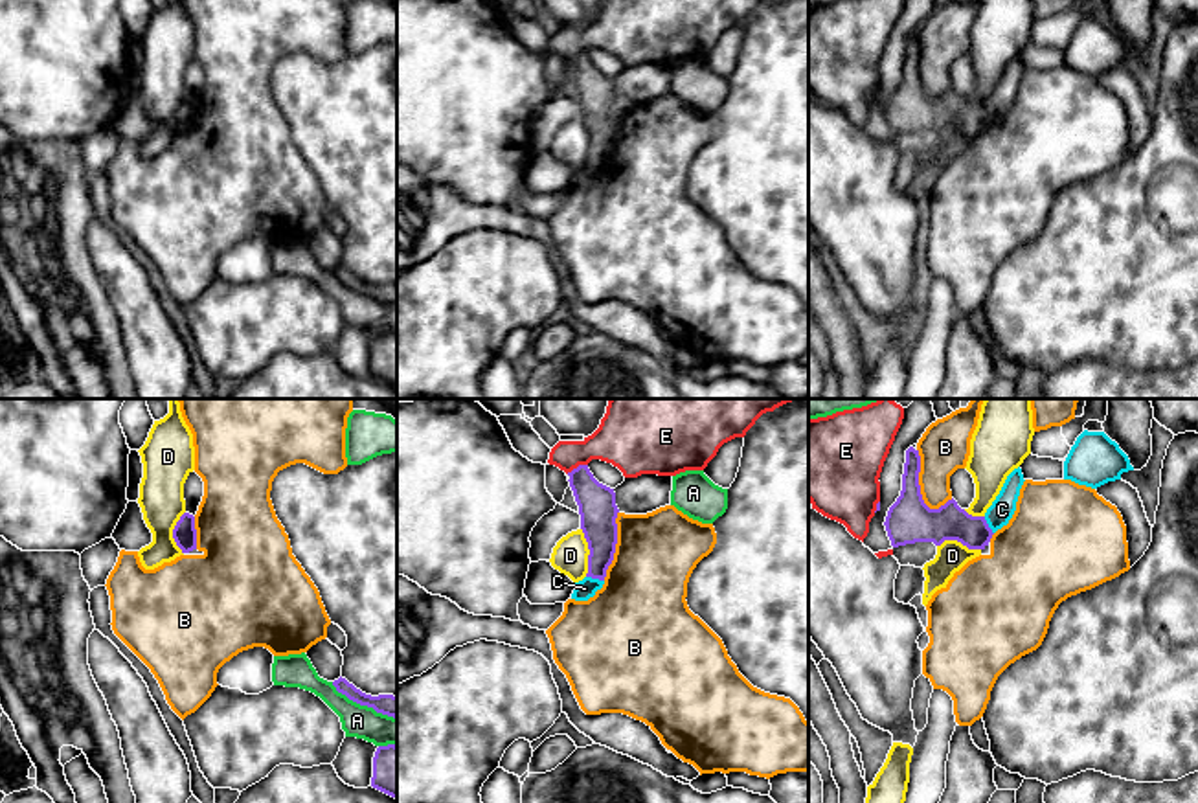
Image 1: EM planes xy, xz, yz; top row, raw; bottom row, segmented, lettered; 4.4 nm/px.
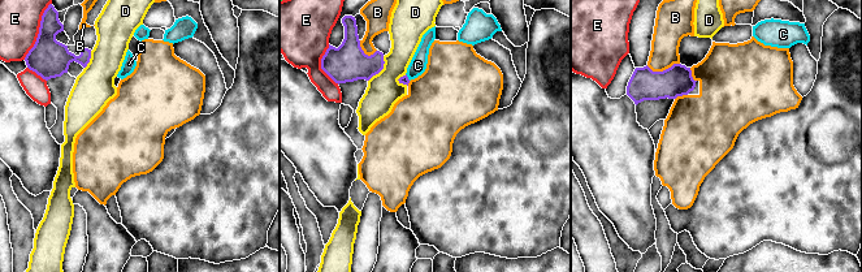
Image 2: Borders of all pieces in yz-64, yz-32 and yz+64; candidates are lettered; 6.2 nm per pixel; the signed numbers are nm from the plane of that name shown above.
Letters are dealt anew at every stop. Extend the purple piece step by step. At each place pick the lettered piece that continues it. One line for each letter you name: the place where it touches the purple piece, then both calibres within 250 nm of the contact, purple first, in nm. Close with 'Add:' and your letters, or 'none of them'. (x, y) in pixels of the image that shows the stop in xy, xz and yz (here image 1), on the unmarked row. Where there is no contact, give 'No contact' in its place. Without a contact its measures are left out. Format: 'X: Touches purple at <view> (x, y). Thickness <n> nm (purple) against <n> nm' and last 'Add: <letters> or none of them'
Add: none of them

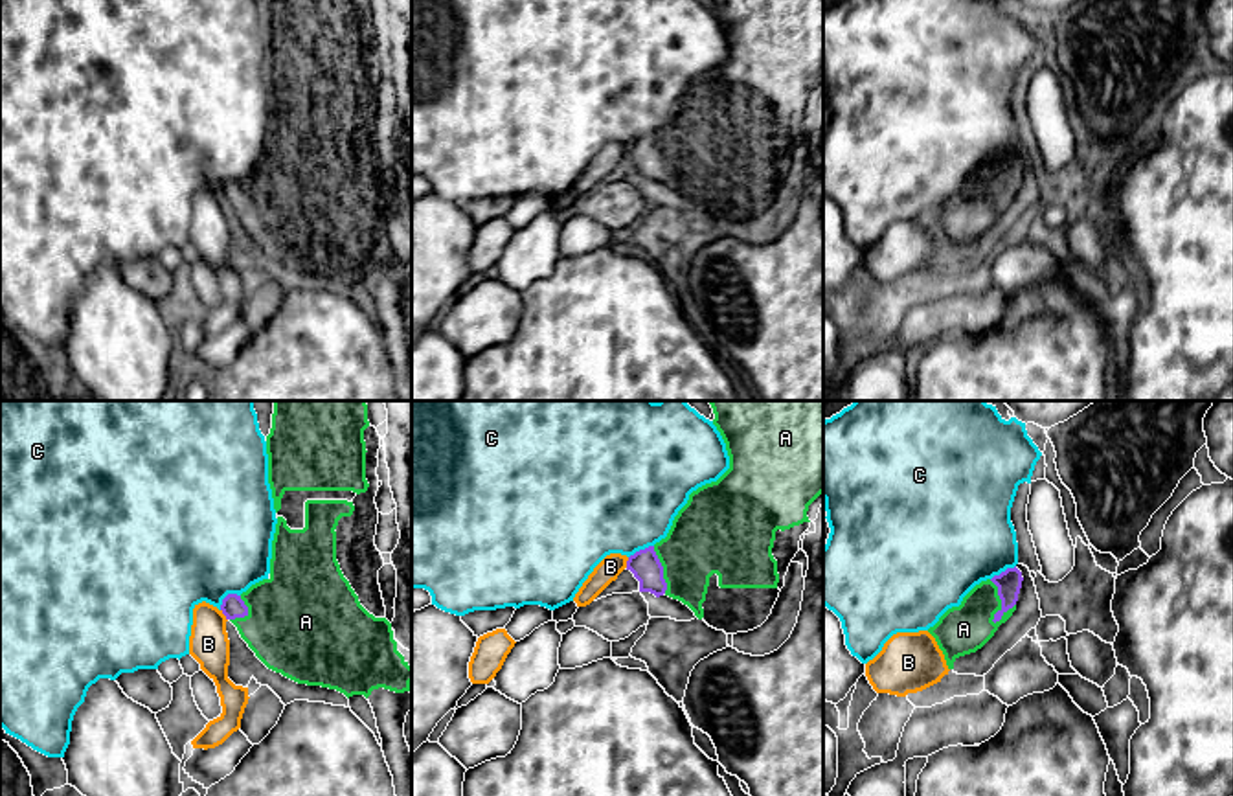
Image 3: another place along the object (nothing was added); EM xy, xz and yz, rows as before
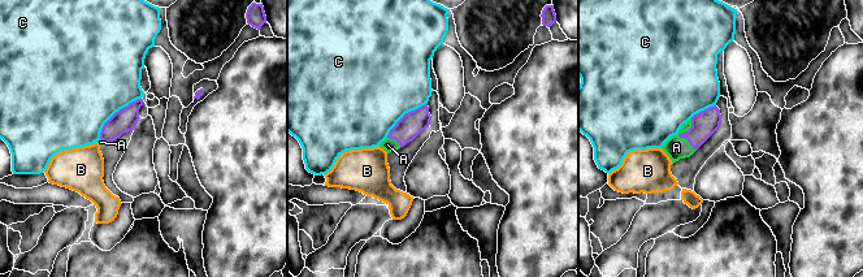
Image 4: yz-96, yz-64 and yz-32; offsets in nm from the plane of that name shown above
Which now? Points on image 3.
A: Touches purple at yz (1002, 190). Thickness 110 nm (purple) against 220 nm
Add: A

